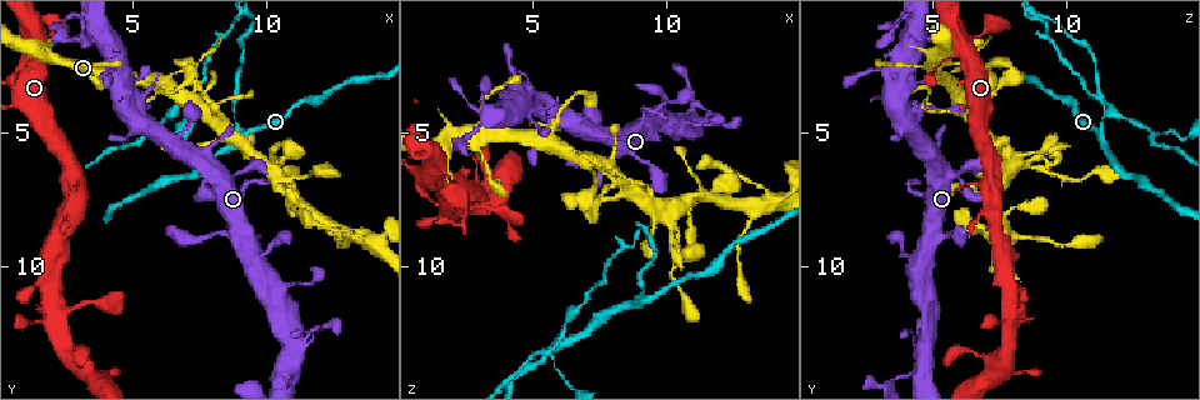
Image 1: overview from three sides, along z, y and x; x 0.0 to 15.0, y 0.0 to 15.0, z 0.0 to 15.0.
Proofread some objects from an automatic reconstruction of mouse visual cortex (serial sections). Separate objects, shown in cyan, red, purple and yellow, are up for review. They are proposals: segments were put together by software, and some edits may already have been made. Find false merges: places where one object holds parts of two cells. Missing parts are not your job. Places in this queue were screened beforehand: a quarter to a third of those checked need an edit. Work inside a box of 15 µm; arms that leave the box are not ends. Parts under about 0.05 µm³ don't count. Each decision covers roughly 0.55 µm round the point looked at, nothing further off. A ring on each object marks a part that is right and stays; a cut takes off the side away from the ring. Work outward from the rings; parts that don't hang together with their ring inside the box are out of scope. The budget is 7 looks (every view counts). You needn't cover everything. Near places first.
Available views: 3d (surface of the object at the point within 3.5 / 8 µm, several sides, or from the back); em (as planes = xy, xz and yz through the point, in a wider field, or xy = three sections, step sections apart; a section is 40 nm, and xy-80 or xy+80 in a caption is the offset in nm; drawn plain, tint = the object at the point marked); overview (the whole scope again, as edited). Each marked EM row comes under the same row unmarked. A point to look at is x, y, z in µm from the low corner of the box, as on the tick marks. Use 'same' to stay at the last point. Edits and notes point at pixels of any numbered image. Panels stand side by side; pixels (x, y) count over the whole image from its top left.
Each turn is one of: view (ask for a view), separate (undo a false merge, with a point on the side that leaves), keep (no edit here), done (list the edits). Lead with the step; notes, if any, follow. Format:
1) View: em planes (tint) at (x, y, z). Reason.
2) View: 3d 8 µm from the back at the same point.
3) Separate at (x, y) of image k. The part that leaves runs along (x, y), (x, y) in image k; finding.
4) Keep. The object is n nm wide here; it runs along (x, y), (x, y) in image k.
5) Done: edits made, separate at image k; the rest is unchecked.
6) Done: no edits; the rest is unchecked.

View: 3d 8 µm at (9.1, 5.0, 11.2). Side arm on a straight run.

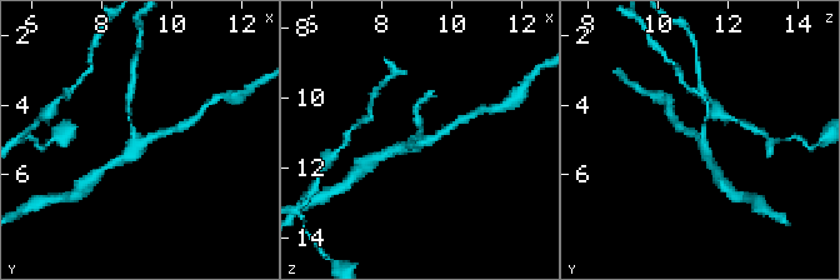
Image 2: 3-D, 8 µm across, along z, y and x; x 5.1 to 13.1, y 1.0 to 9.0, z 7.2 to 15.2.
View: em xy step 3 (tint) at (9.1, 5.1, 11.2). 3 arms meet here; the arms are 100, 200, 300 nm wide.

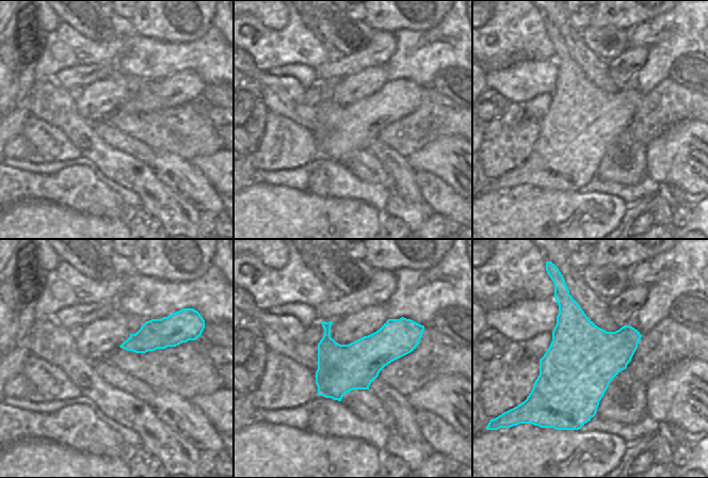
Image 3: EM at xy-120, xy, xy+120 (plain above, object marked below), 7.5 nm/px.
Keep. It runs along (453, 125), (409, 148) in image 2; all the same cell.

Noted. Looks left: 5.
View: 3d 3.5 µm at (6.1, 3.0, 5.6). Two arms in line, one across.

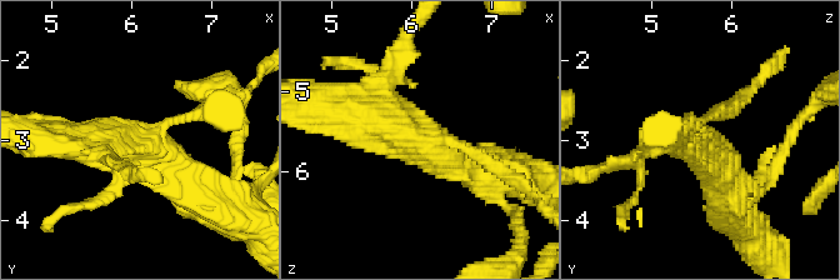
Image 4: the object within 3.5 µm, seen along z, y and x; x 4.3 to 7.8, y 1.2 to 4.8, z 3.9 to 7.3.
Keep. It runs along (64, 140), (145, 144), (206, 198) in image 4; one cell here.

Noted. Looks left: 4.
View: 3d 3.5 µm at (8.3, 4.4, 6.7). Thin arm on a thick one.

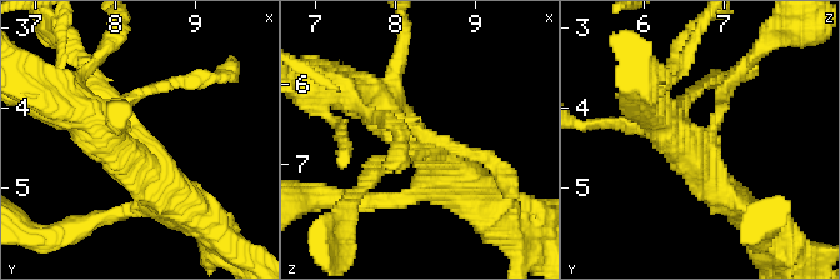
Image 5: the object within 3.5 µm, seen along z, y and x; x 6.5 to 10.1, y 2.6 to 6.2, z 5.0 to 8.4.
View: em xy step 3 (tint) at (8.20, 4.40, 6.75).

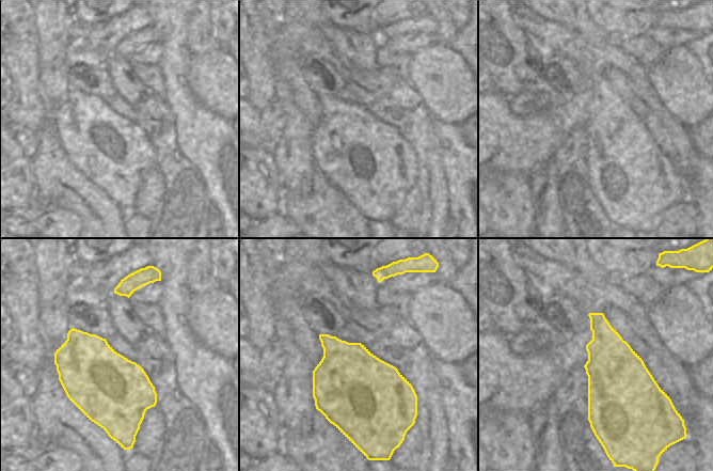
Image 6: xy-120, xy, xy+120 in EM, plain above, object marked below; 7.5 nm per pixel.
View: em xy step 5 (tint) at the same point. Another direction.

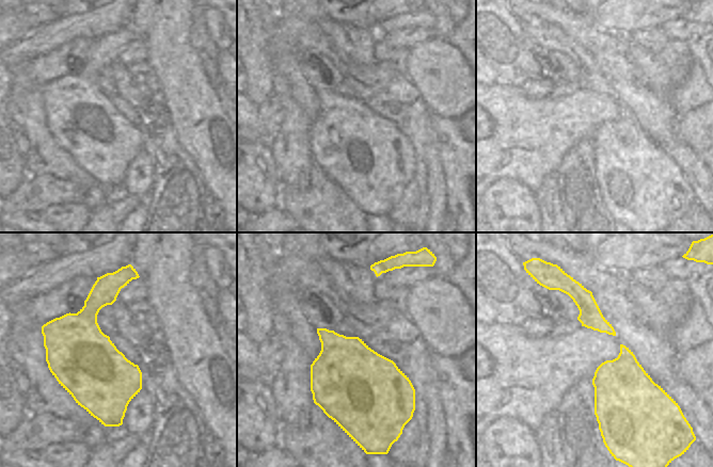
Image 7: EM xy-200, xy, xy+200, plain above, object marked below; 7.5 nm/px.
Keep. The arms are 200, 400, 500 nm wide; it runs along (658, 116), (696, 154), (735, 78) in image 5; all the same cell.

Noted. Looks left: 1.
Done: no edits; the rest is unchecked.

